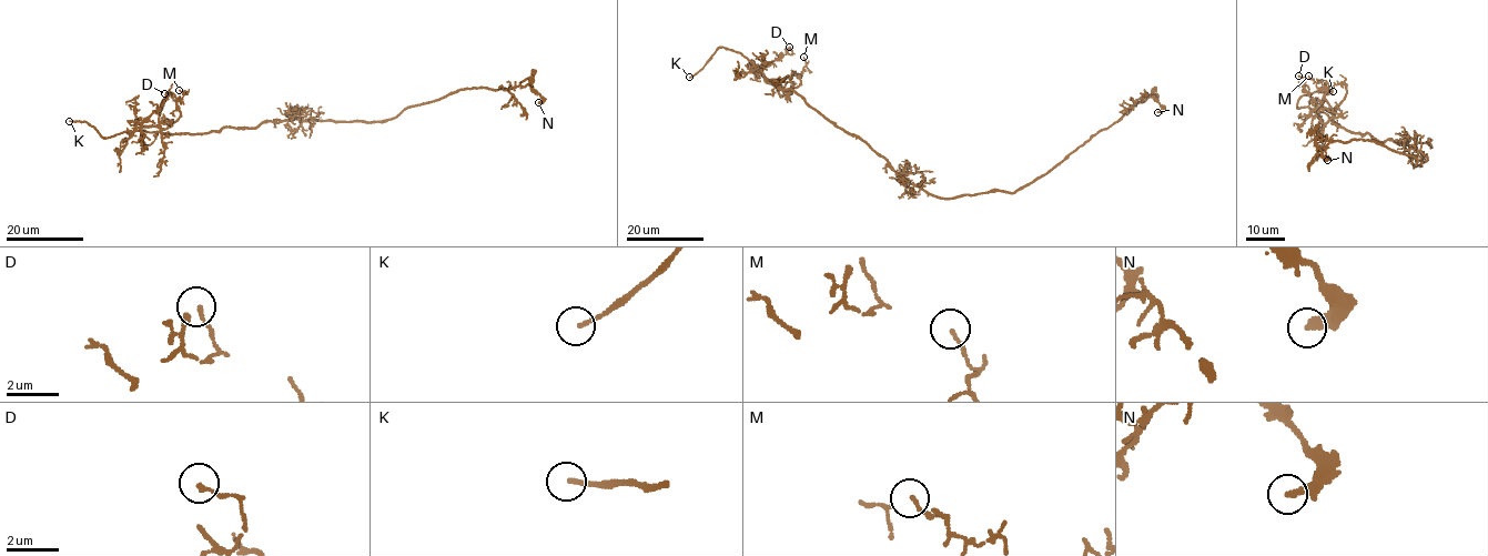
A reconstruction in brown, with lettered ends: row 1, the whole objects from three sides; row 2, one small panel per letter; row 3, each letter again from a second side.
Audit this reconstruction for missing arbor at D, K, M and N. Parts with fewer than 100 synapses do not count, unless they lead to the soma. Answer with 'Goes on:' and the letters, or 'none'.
Goes on: K

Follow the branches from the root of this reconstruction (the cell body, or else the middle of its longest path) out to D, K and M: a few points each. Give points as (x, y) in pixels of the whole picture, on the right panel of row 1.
D: (1420, 151), (1334, 123), (1329, 111), (1317, 105), (1304, 87), (1305, 79), (1298, 76)
K: (1420, 151), (1393, 140), (1384, 141), (1367, 133), (1344, 130), (1324, 112), (1296, 107), (1303, 95), (1333, 91)
M: (1420, 151), (1334, 123), (1332, 119), (1338, 114), (1325, 98), (1326, 90), (1308, 76)

